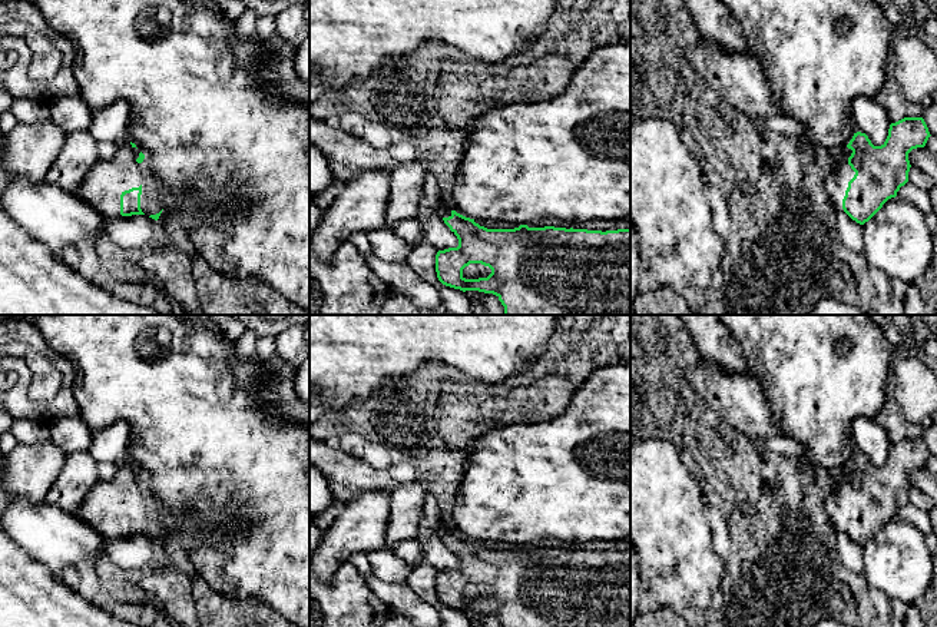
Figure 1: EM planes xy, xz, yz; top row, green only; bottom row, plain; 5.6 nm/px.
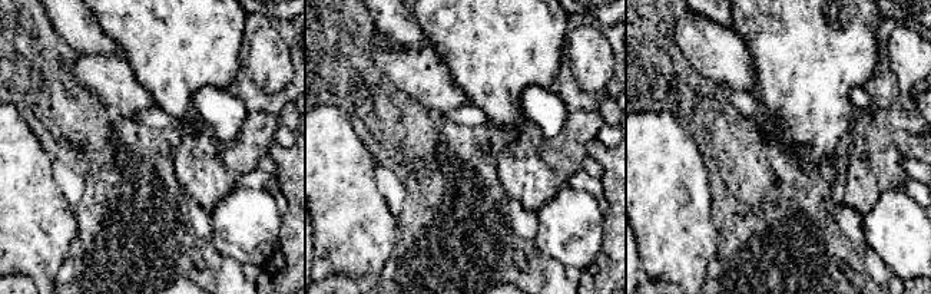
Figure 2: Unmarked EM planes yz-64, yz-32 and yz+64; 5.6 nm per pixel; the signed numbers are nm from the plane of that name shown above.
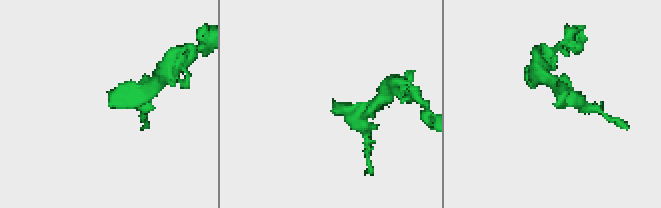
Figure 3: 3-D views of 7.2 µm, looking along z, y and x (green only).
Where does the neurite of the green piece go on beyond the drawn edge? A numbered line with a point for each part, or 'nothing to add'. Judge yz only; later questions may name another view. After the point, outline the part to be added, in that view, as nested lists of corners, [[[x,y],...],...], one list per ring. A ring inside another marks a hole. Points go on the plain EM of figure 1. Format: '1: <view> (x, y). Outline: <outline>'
1: yz (837, 503). Outline: [[[845,468],[838,475],[838,482],[832,492],[825,498],[825,508],[831,518],[832,525],[840,531],[842,530],[842,520],[848,508],[848,502],[854,498],[855,492],[848,485],[848,478],[852,471]]]

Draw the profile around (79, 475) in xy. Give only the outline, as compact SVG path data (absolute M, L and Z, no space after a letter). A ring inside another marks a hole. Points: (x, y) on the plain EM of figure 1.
M87 449L69 454L44 502L76 512L97 481L97 462Z

